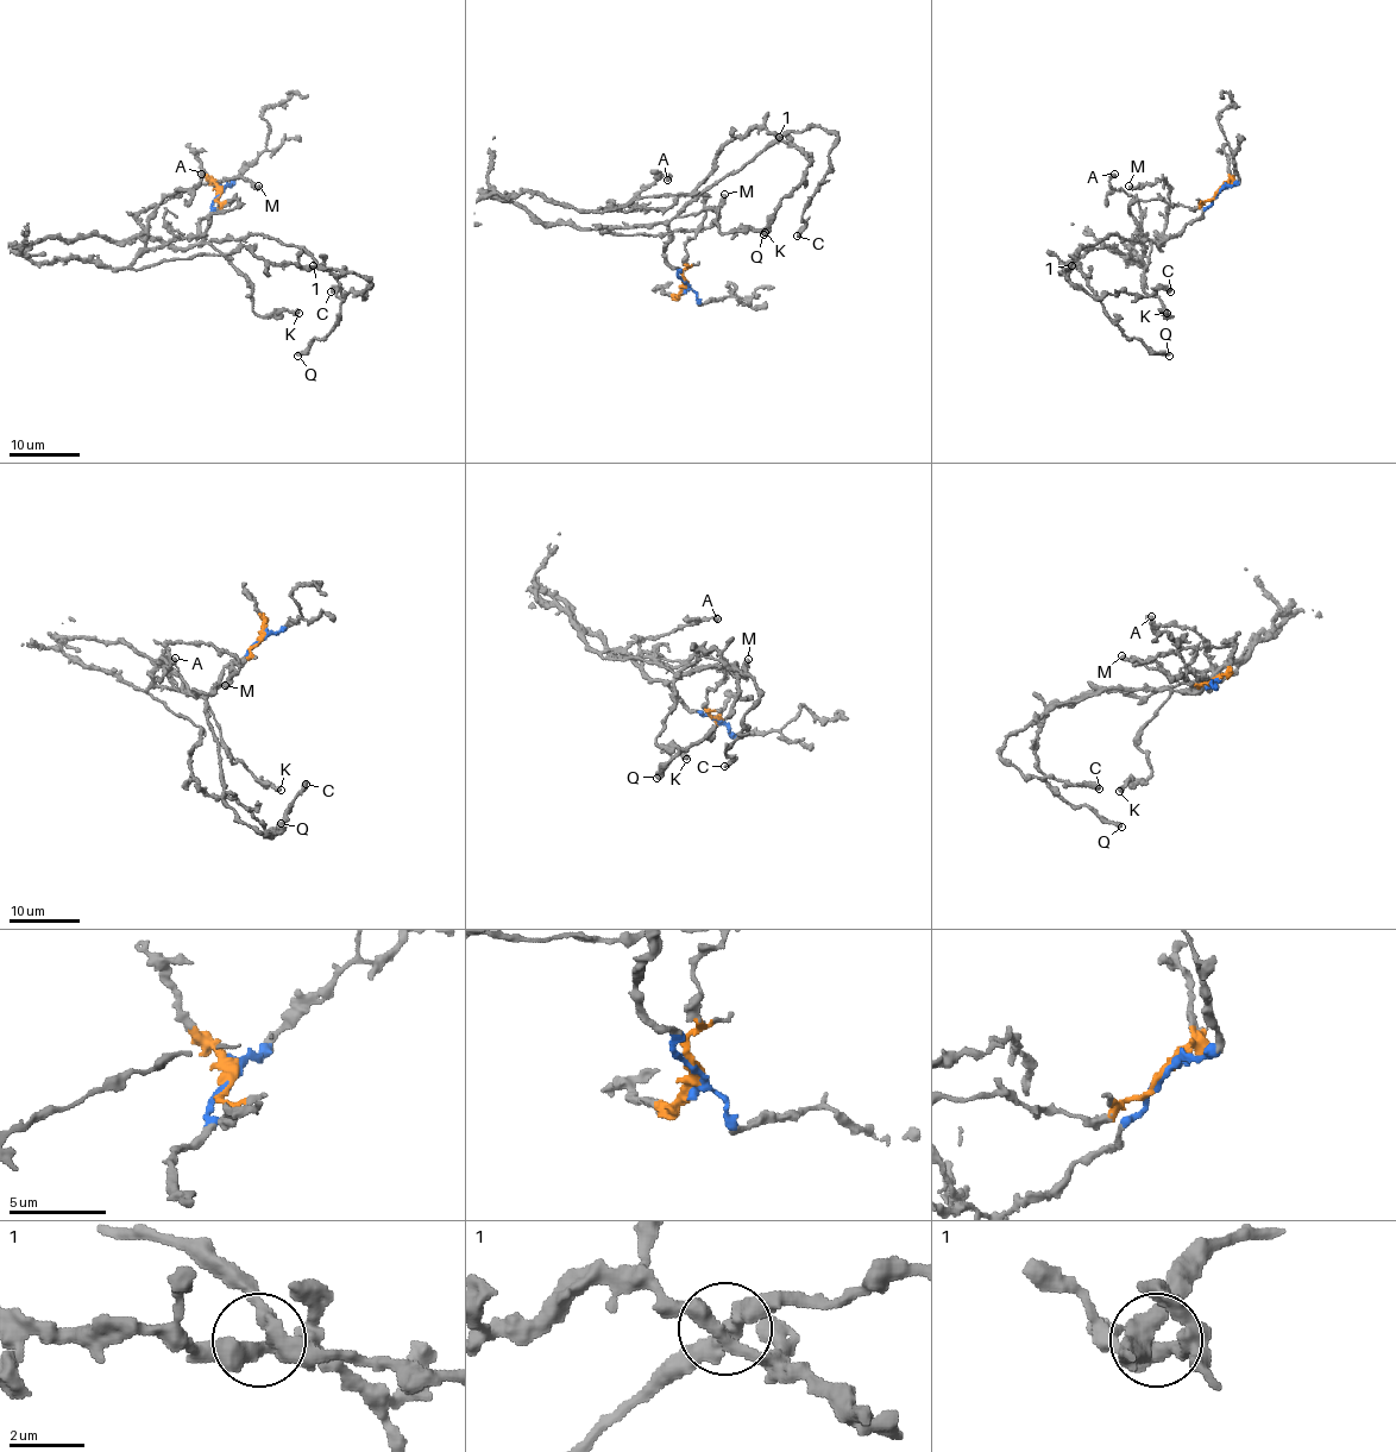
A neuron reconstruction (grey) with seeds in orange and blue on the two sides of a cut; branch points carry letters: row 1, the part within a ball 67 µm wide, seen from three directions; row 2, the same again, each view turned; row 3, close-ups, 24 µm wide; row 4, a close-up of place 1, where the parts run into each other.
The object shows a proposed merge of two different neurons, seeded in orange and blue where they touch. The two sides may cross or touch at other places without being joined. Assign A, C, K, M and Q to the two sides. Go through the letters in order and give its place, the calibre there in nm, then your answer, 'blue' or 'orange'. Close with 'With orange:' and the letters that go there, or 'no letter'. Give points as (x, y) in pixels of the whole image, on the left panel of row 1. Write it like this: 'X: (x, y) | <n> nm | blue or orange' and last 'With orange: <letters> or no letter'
A: (201, 174) | 480 nm | orange
C: (331, 291) | 480 nm | blue
K: (299, 313) | 480 nm | blue
M: (258, 186) | 460 nm | blue
Q: (297, 356) | 500 nm | orange
With orange: A, Q

